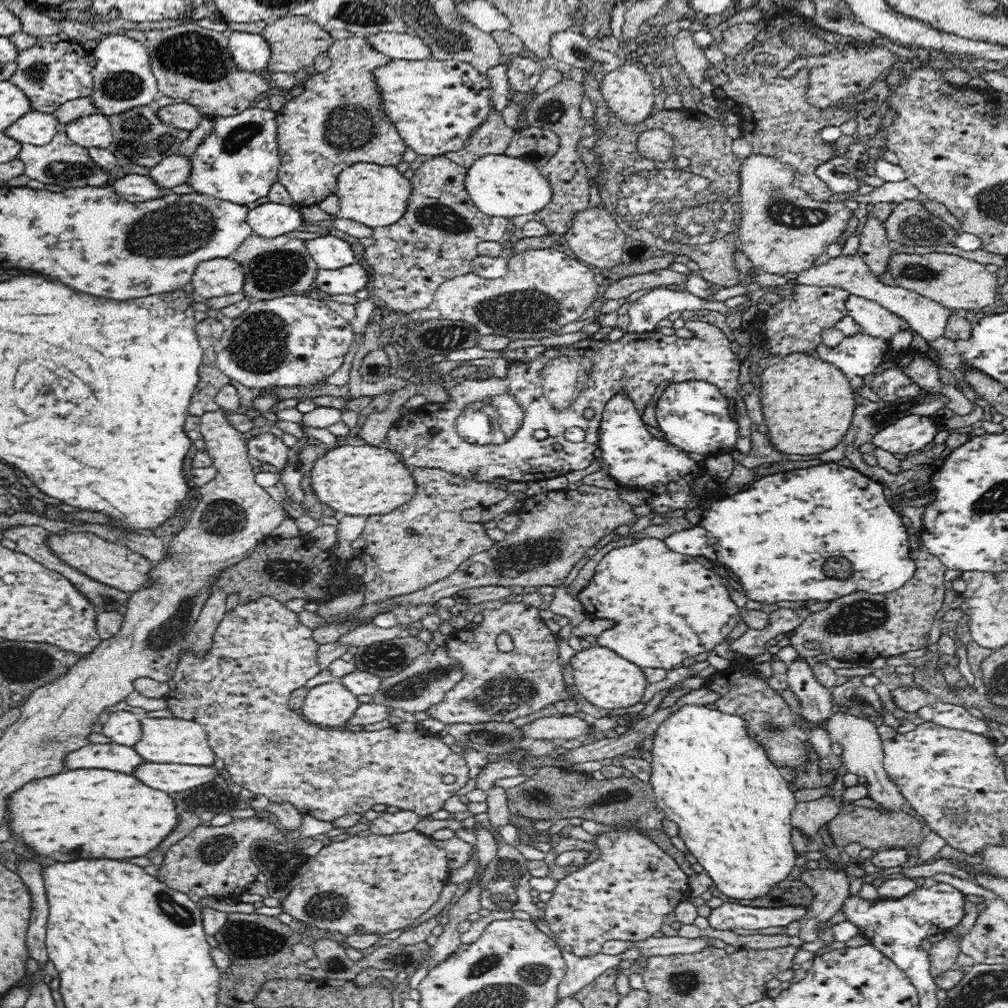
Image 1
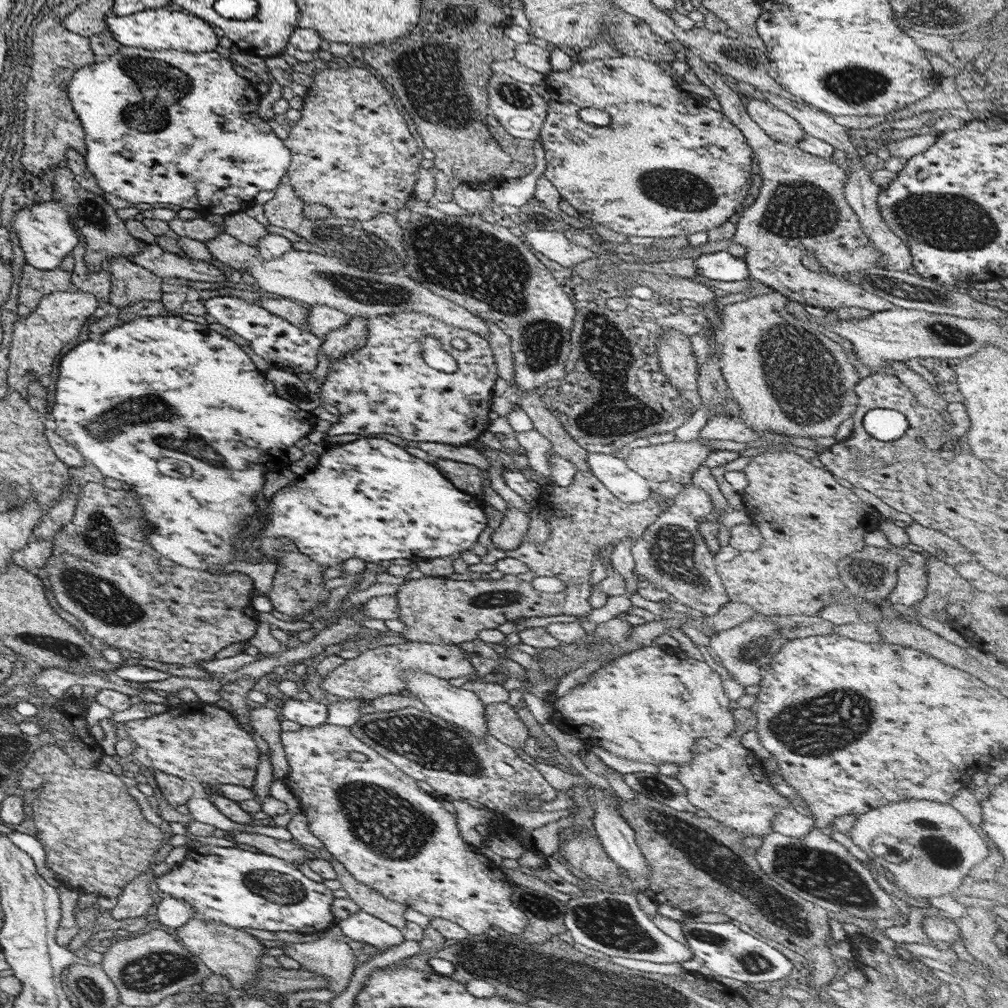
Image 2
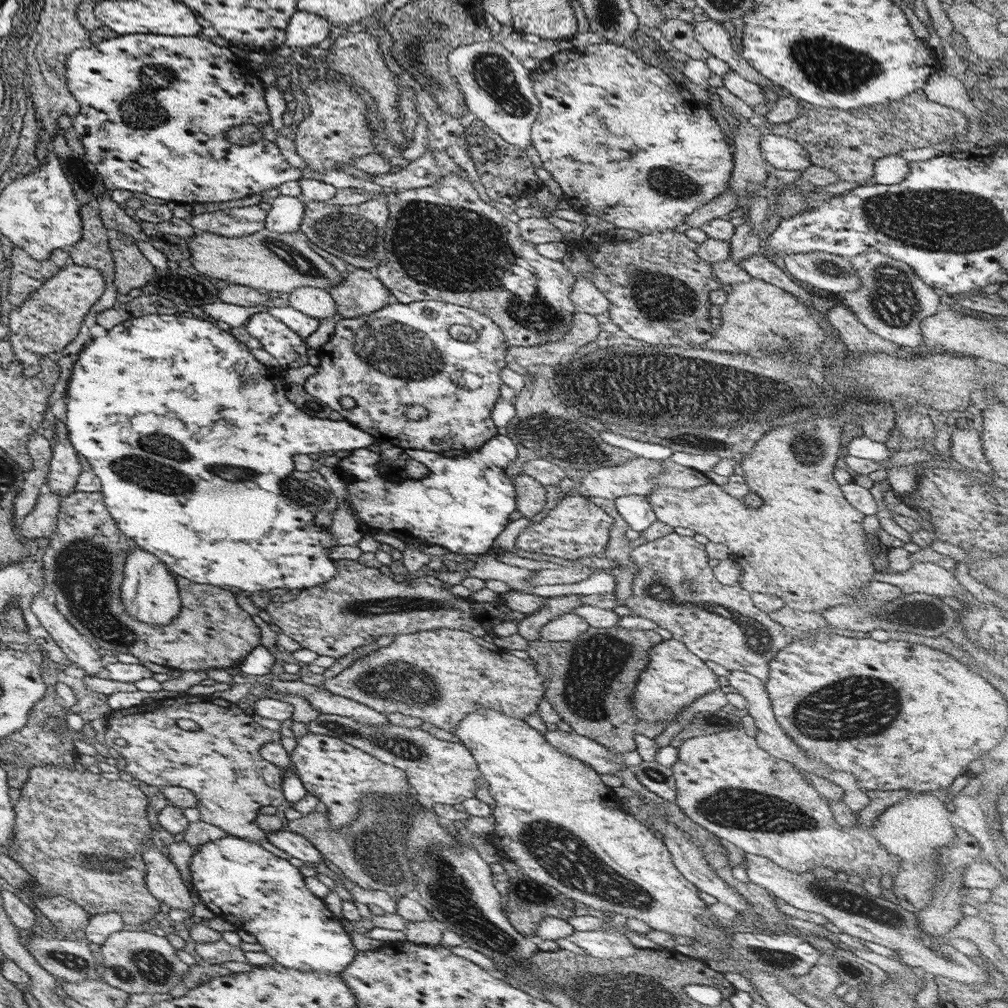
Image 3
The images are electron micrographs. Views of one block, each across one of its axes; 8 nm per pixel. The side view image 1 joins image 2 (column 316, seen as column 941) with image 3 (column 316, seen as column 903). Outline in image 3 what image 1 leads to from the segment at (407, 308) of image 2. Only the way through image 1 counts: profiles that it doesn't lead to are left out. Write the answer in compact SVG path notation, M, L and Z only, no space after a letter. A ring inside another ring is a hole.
M263 227L257 232L226 237L210 232L197 232L188 239L190 257L188 260L196 271L217 281L229 280L233 284L248 286L267 292L286 292L310 286L327 291L343 279L344 273L335 270L323 257L313 251L303 232L277 233Z

